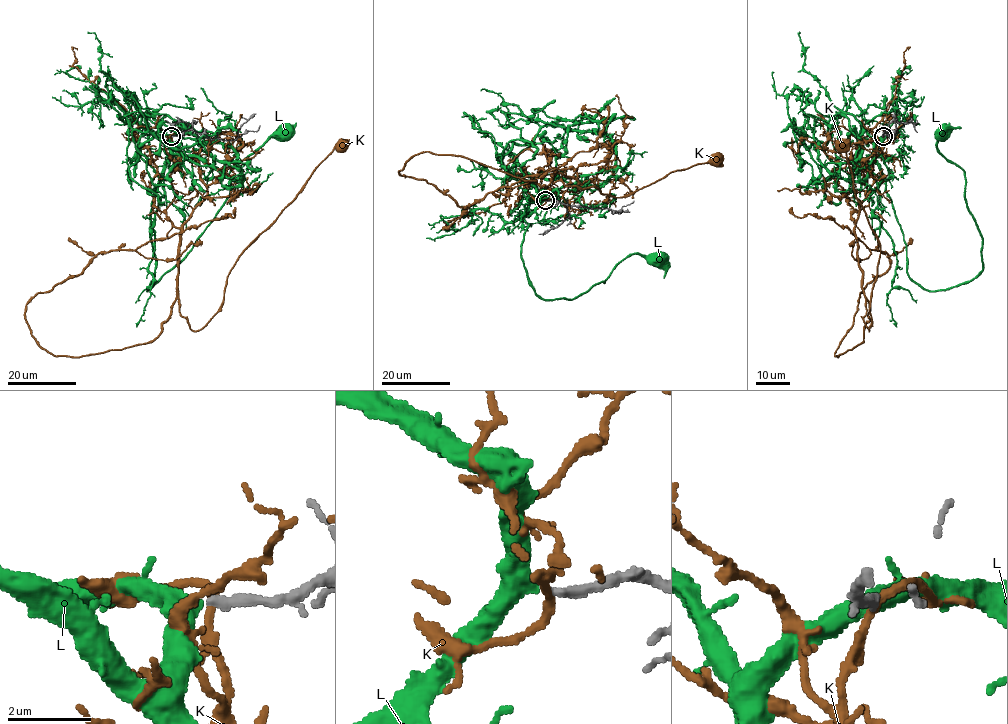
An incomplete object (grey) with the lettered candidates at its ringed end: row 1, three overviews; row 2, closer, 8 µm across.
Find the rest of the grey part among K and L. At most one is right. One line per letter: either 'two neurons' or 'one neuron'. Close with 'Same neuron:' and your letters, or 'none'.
K: two neurons
L: one neuron
Same neuron: L

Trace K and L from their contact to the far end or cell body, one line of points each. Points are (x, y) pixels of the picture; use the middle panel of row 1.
K: (546, 201), (581, 186), (556, 172), (552, 183), (595, 186), (604, 194), (627, 197), (670, 172), (716, 161)
L: (545, 201), (543, 191), (526, 208), (529, 224), (521, 246), (539, 296), (573, 299), (633, 254), (657, 261)

